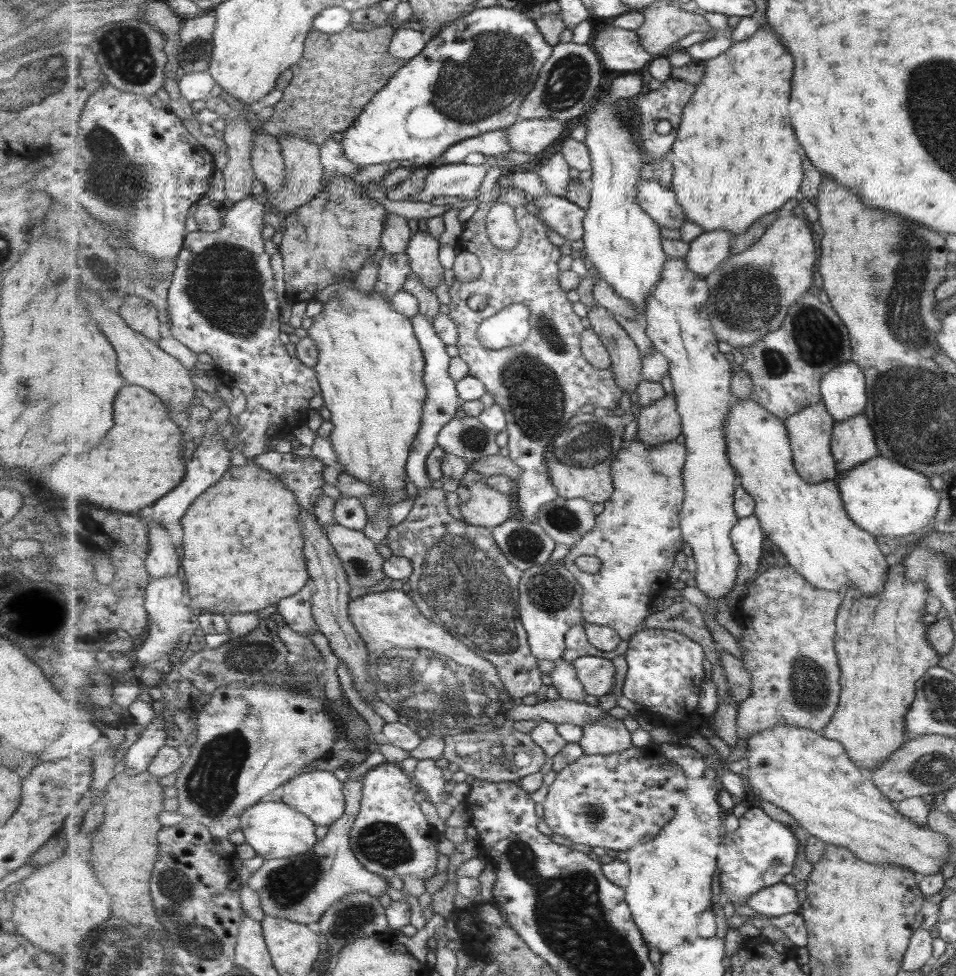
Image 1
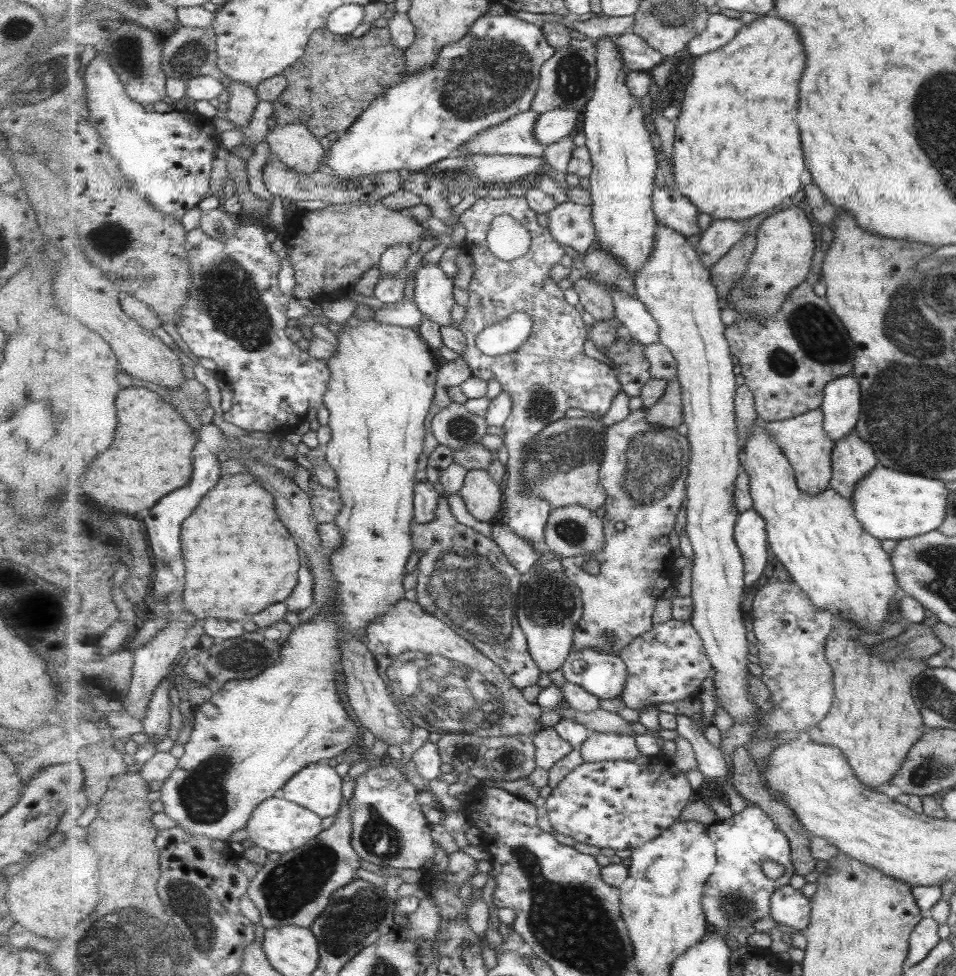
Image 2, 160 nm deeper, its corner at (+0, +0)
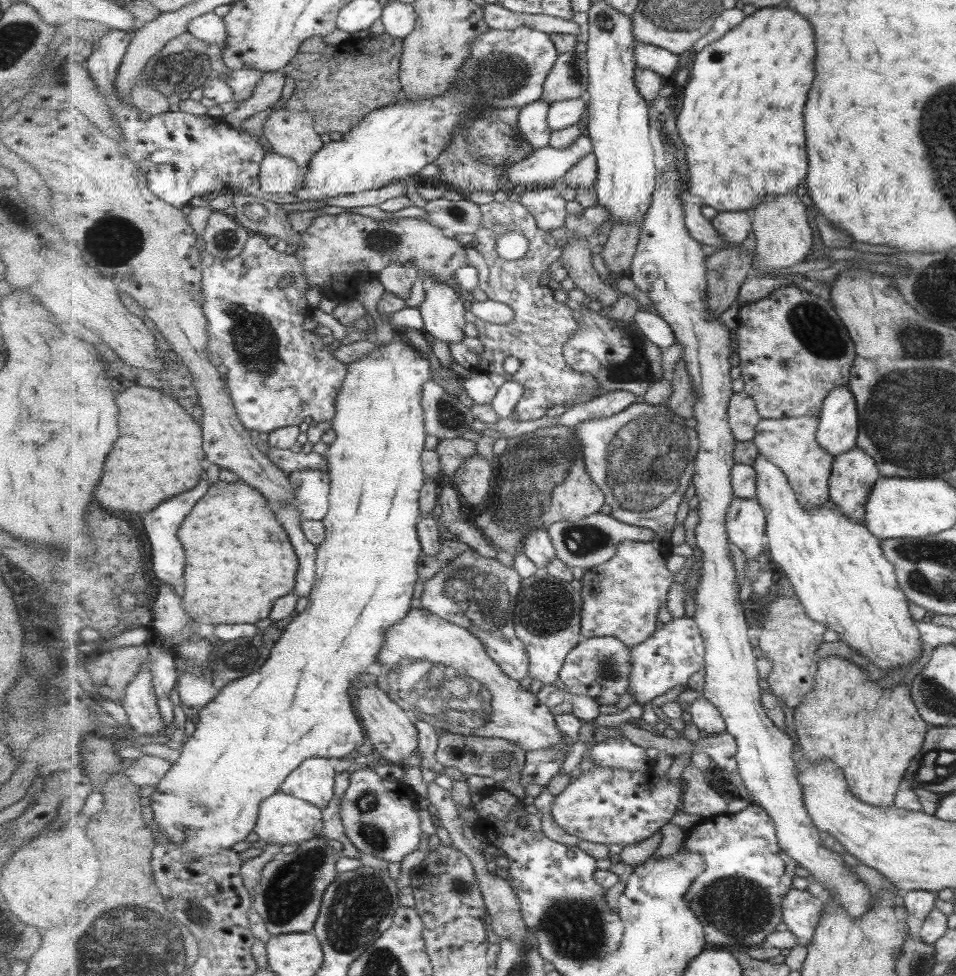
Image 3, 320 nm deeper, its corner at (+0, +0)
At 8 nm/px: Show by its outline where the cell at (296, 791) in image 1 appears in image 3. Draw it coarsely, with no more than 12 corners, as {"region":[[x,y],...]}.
{"region":[[307,758],[280,790],[323,810],[335,796],[328,758]]}

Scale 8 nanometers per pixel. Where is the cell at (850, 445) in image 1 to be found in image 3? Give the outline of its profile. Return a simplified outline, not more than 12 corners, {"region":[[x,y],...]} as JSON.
{"region":[[862,448],[835,457],[830,500],[866,522],[880,474]]}

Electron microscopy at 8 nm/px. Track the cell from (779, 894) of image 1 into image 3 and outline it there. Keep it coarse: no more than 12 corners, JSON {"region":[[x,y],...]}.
{"region":[[794,888],[784,898],[784,922],[808,947],[826,903]]}

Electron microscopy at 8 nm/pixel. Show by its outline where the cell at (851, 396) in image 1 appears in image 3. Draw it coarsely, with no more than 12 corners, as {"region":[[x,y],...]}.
{"region":[[836,388],[826,398],[819,444],[835,457],[858,447],[855,395]]}

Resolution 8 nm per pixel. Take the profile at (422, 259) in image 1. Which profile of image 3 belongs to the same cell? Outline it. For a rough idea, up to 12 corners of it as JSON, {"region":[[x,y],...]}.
{"region":[[429,282],[424,333],[451,346],[465,336],[463,297]]}

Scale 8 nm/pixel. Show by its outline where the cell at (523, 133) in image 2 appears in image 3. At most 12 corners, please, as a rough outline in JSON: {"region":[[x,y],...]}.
{"region":[[549,102],[520,110],[519,134],[532,151],[550,146]]}

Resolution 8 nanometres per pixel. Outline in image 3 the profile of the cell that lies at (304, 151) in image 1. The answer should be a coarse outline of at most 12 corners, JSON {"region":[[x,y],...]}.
{"region":[[273,110],[263,133],[273,152],[304,170],[327,141],[314,114]]}

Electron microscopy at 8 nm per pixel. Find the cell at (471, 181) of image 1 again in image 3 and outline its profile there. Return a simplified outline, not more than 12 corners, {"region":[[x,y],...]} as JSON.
{"region":[[581,135],[571,148],[543,148],[502,170],[518,190],[552,187],[593,141]]}

